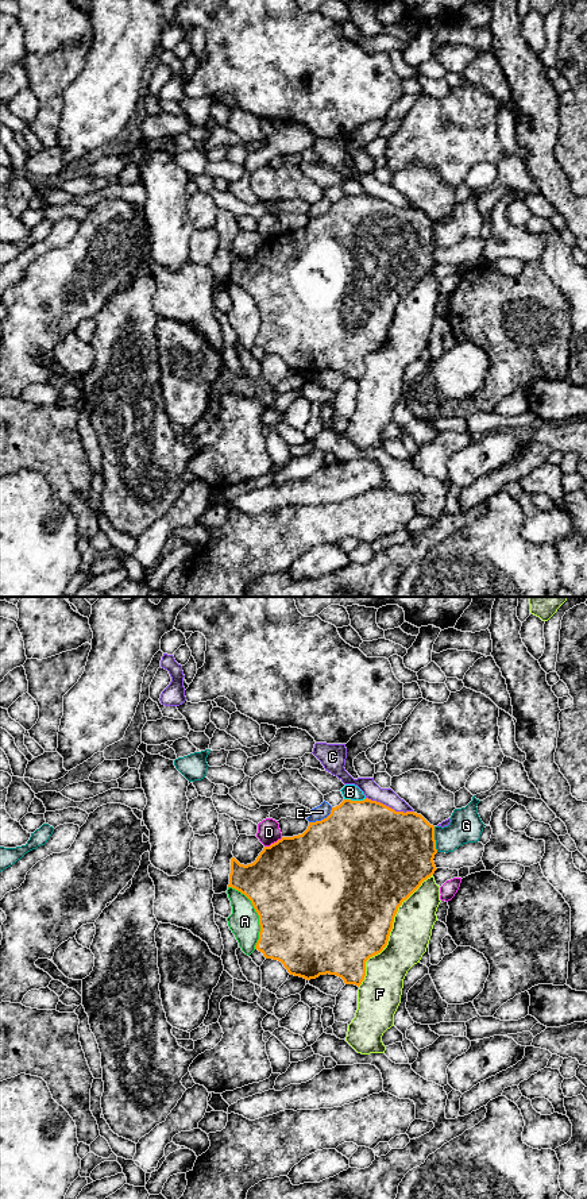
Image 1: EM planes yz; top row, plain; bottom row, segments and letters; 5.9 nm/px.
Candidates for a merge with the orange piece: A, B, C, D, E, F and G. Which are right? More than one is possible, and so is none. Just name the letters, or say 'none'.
none

